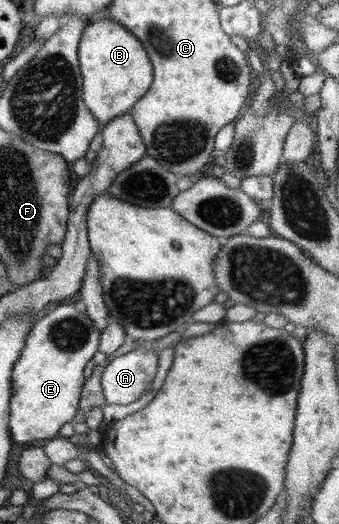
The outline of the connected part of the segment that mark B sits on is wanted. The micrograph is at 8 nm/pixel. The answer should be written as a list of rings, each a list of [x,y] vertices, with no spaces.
[[[109,16],[92,18],[83,30],[79,45],[79,69],[83,78],[83,102],[101,126],[130,112],[152,85],[153,66],[143,44]]]

